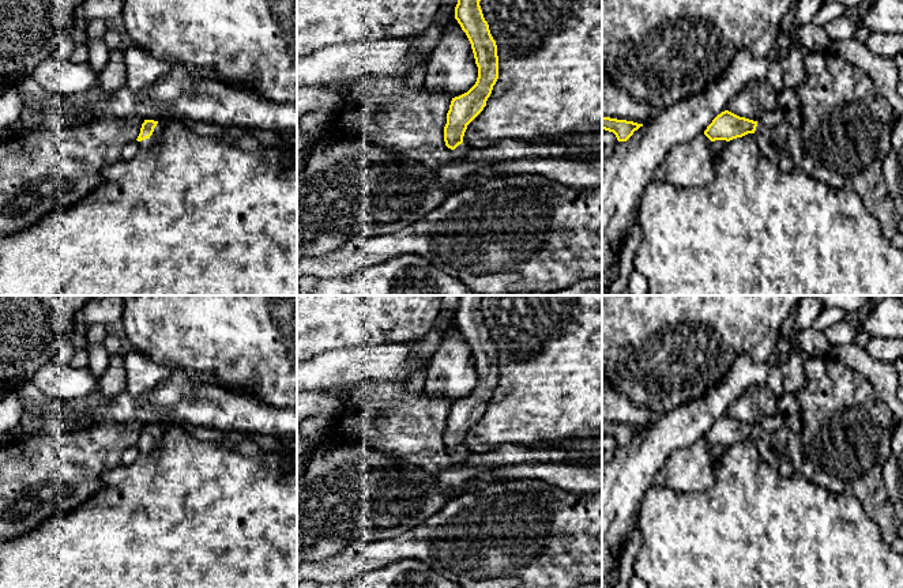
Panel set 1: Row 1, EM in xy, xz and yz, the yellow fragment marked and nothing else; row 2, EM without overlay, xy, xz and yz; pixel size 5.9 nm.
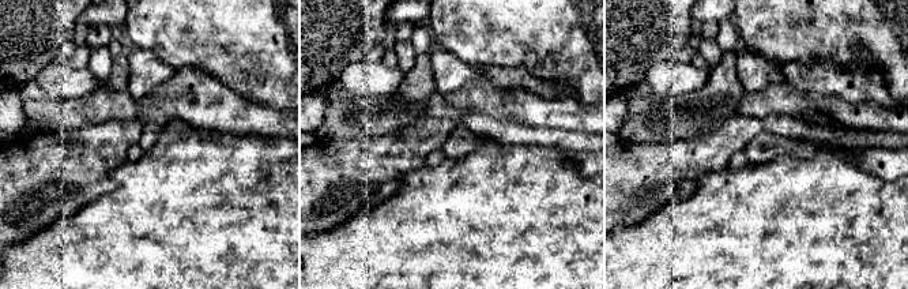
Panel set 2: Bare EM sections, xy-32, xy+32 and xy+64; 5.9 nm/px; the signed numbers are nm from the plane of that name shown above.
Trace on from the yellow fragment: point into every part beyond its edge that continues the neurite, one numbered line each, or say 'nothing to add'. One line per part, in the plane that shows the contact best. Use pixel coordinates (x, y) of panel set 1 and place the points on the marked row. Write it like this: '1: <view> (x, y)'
1: xy (146, 143)

